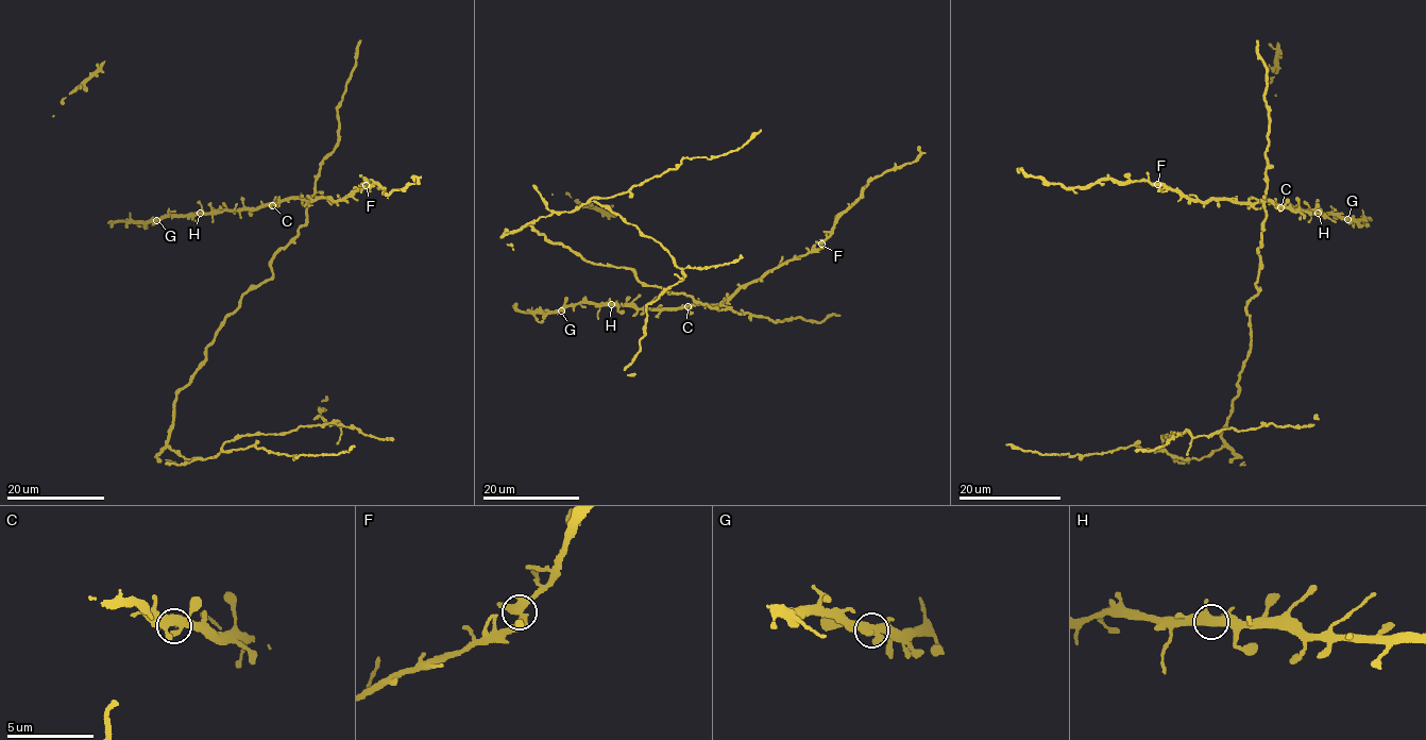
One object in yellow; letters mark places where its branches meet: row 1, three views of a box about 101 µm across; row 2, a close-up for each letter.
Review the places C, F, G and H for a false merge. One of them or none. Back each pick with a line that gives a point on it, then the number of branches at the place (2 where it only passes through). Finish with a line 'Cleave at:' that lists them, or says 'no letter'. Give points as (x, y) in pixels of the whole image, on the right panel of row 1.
Cleave at: no letter

